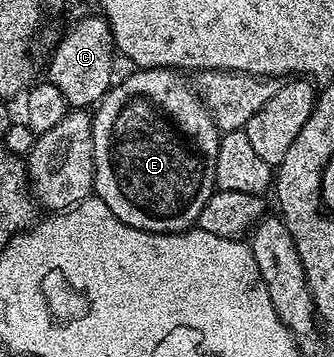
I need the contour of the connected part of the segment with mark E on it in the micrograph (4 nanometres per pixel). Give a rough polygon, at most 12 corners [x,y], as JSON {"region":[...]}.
{"region":[[180,70],[92,112],[93,190],[127,225],[188,231],[222,132]]}

